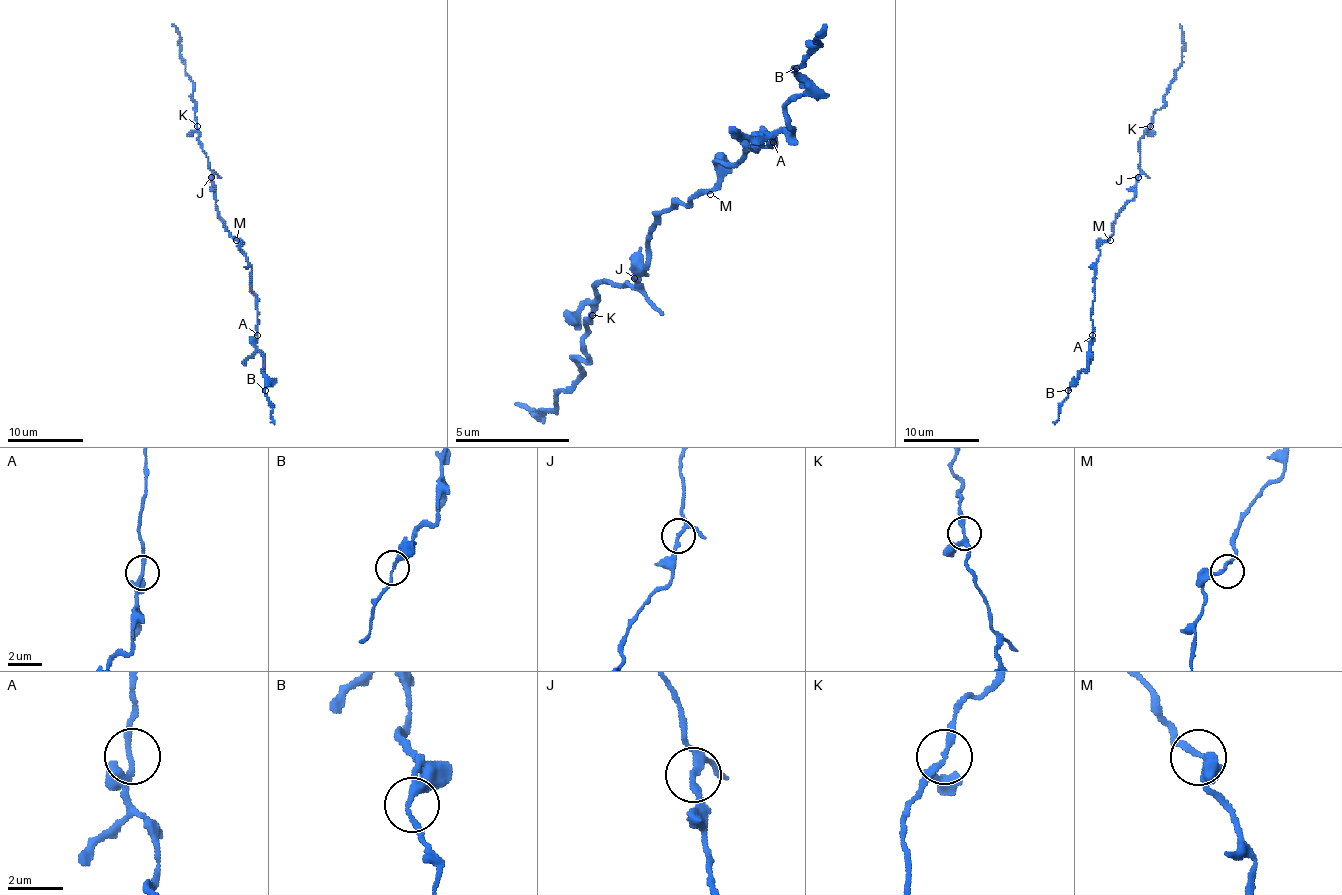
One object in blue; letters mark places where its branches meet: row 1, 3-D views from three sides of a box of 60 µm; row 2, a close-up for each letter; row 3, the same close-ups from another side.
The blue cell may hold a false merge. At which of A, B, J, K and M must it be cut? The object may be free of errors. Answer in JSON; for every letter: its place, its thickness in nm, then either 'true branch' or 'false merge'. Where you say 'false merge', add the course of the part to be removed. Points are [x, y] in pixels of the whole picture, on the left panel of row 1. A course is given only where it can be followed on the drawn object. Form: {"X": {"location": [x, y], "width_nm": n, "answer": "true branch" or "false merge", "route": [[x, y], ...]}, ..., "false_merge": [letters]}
{"A": {"location": [257, 335], "width_nm": 180, "answer": "true branch"}, "B": {"location": [265, 390], "width_nm": 240, "answer": "true branch"}, "J": {"location": [211, 177], "width_nm": 170, "answer": "true branch"}, "K": {"location": [197, 126], "width_nm": 190, "answer": "true branch"}, "M": {"location": [236, 240], "width_nm": 200, "answer": "true branch"}, "false_merge": []}

